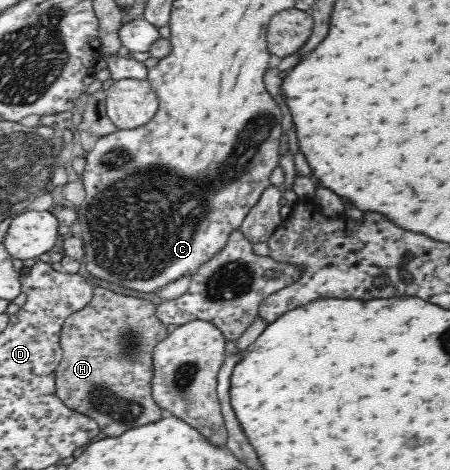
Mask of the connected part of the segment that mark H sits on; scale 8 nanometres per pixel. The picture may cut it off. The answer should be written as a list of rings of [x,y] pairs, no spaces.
[[[94,287],[94,299],[89,307],[69,316],[60,333],[62,360],[56,370],[56,394],[67,408],[85,414],[97,422],[101,433],[117,437],[128,429],[159,421],[163,411],[151,395],[153,358],[151,353],[167,336],[167,326],[157,318],[155,305],[147,299],[135,299]]]

